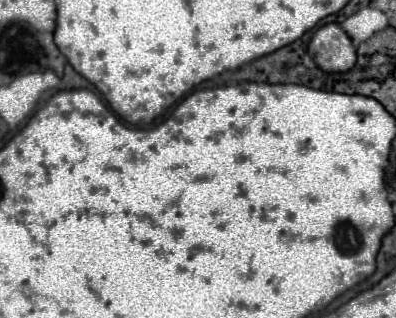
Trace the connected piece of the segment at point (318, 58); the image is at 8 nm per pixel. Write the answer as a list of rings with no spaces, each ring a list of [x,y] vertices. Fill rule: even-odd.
[[[327,23],[315,31],[309,53],[323,71],[341,73],[355,65],[355,47],[337,23]]]

